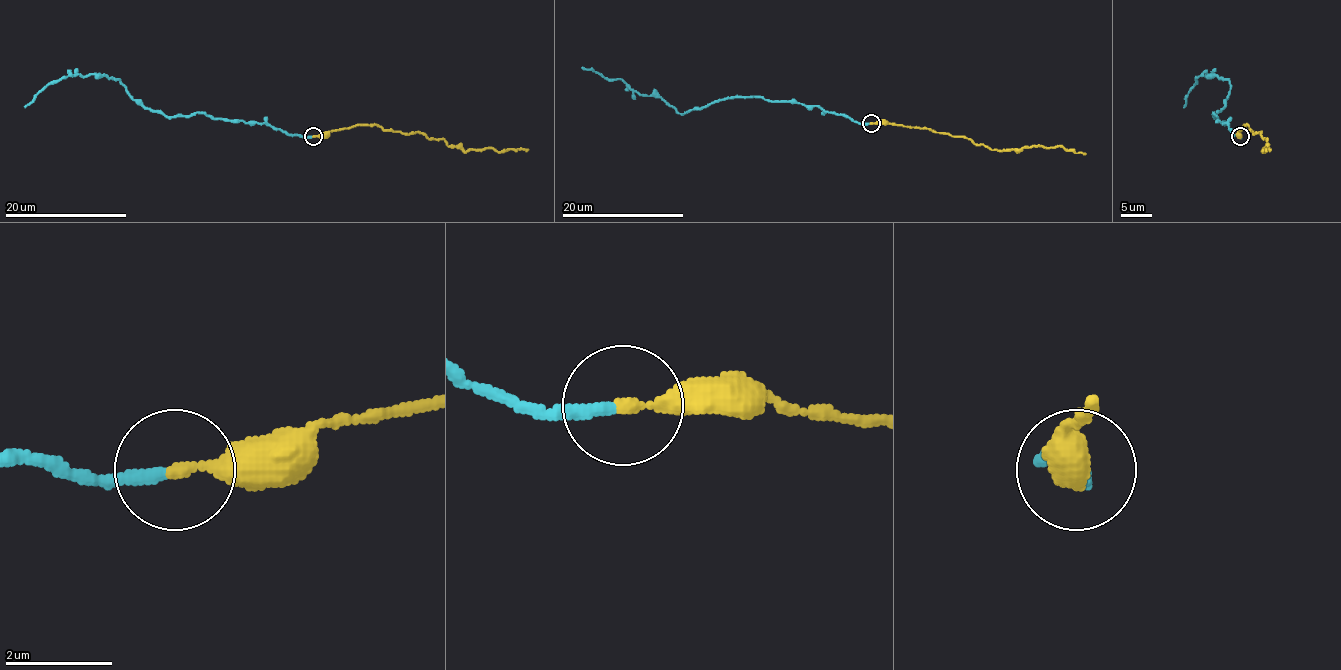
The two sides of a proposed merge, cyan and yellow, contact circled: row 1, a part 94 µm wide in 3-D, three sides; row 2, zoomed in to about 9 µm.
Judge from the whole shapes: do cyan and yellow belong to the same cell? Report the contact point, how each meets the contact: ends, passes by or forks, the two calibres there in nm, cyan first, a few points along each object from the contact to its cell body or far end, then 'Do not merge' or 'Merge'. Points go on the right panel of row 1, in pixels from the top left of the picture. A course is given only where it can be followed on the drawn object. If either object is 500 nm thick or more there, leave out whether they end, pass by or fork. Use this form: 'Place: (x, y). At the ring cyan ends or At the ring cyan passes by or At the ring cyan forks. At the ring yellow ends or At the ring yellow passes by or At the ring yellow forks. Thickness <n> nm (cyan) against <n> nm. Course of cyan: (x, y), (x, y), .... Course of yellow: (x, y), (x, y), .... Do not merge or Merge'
Place: (1240, 136). At the ring cyan ends. At the ring yellow ends. Thickness 240 nm (cyan) against 240 nm. Course of cyan: (1239, 136), (1213, 114), (1215, 117), (1224, 106), (1230, 91), (1227, 80), (1198, 75), (1184, 106). Course of yellow: (1239, 136), (1247, 124), (1253, 133), (1260, 132), (1267, 139), (1262, 152), (1271, 150). Do not merge

